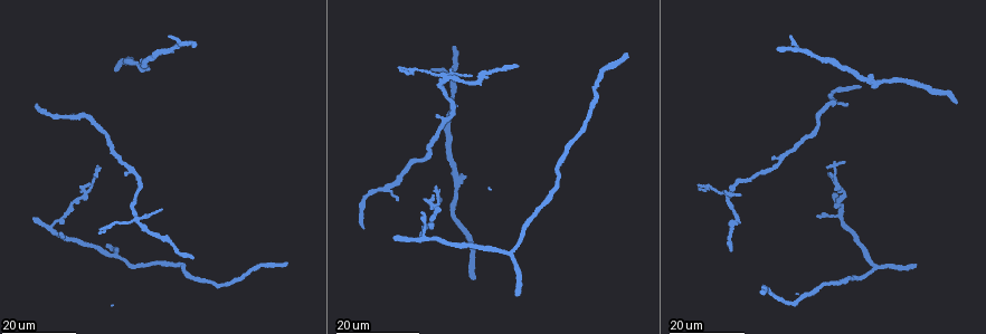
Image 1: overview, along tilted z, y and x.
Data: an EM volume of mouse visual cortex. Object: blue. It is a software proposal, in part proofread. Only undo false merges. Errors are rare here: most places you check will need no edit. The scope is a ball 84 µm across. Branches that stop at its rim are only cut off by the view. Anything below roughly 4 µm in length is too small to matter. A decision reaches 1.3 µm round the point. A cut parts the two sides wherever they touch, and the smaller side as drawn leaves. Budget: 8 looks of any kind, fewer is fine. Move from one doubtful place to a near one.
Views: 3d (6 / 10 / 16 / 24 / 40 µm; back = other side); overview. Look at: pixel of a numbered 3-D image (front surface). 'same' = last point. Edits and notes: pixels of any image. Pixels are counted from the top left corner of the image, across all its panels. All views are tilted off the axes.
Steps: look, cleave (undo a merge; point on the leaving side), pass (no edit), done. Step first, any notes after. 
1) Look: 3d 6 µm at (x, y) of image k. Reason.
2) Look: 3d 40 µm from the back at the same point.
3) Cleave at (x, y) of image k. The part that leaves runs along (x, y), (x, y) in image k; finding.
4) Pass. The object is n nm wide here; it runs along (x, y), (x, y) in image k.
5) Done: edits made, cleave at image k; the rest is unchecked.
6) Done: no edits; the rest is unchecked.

Look: 3d 24 µm at (56, 220) of image 1.

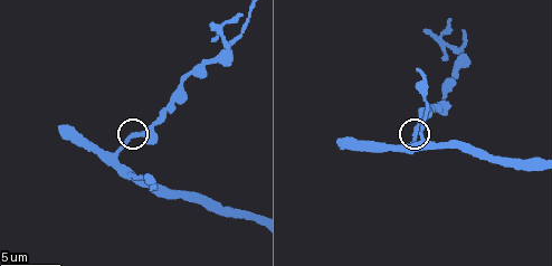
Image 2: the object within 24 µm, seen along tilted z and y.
Look: 3d 10 µm at (138, 135) of image 2.

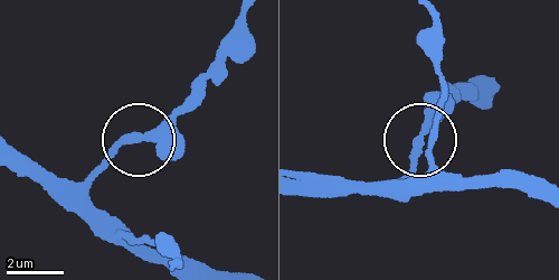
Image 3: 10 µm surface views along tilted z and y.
Pass. It runs along (148, 132), (95, 169) in image 3; continuous, no second cell.

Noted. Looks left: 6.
Look: 3d 16 µm at (511, 253) of image 1. Four or more arms meet.

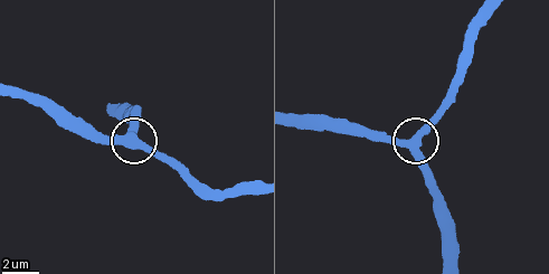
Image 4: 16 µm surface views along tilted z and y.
Look: 3d 10 µm at (418, 140) of image 4.

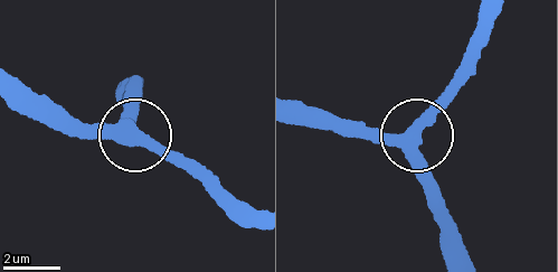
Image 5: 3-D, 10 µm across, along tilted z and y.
Pass. 4 arms meet here; continuous, no second cell.

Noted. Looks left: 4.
Look: 3d 24 µm at (835, 160) of image 1. Thin neck.

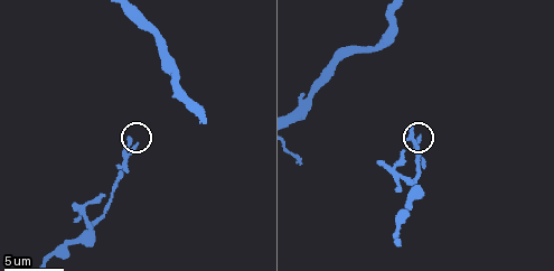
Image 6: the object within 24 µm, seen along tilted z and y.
Look: 3d 10 µm at (136, 144) of image 6.

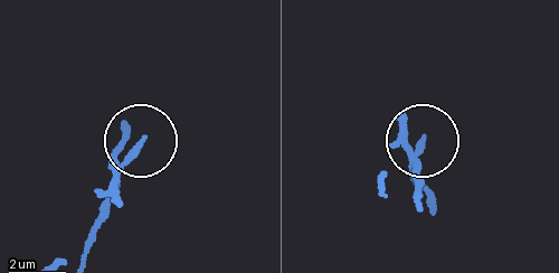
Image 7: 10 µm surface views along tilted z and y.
Look: 3d 6 µm at (424, 142) of image 7.

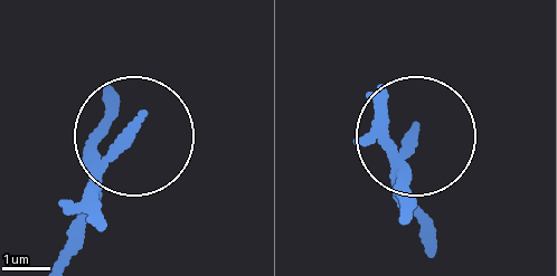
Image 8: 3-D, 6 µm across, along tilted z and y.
Pass. It runs along (63, 251), (123, 144), (97, 153), (120, 103) in image 8; all the same cell.

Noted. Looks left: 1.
Done: no edits; the rest is unchecked.

